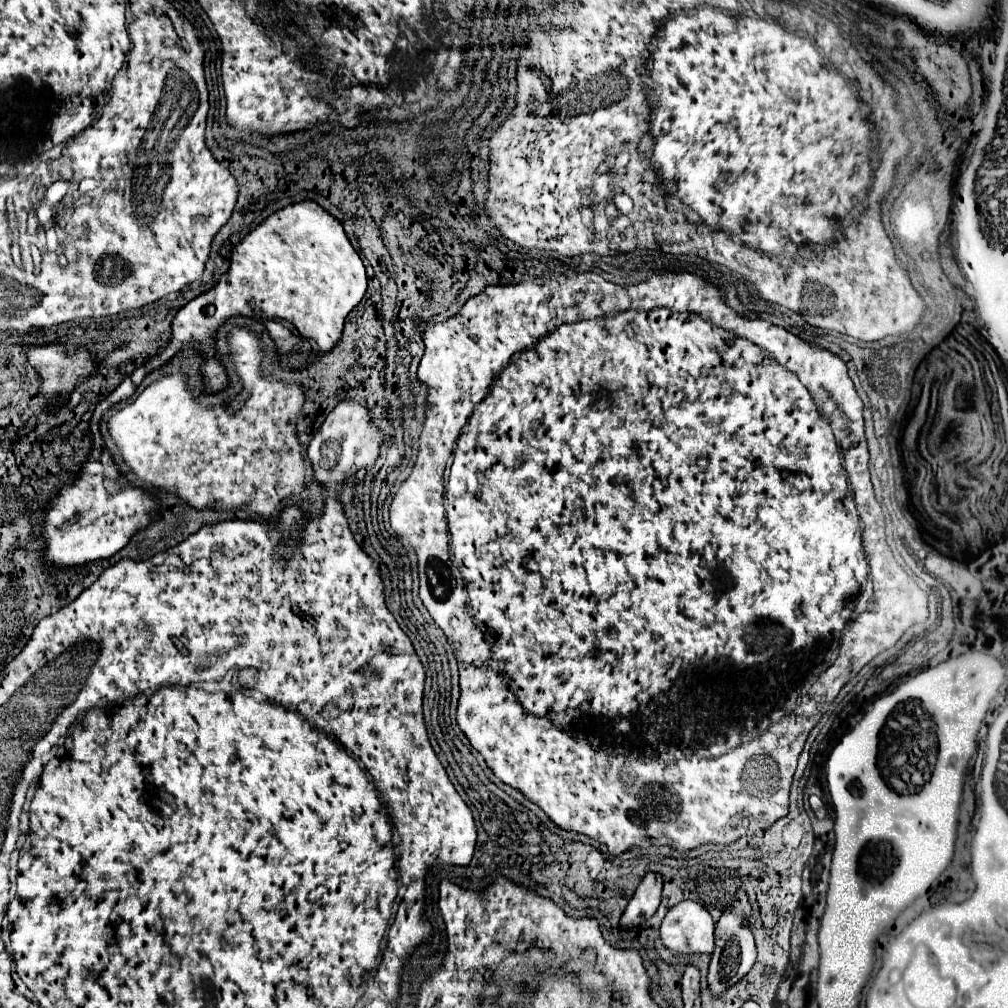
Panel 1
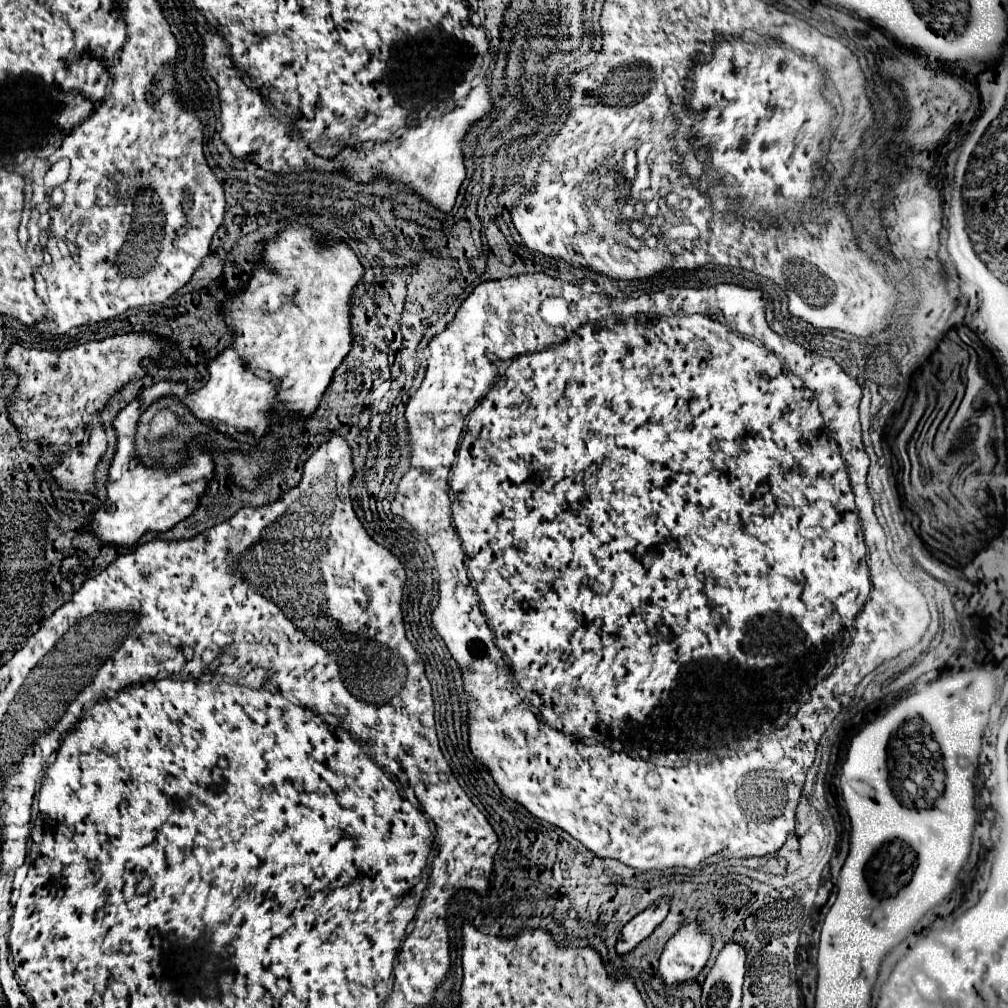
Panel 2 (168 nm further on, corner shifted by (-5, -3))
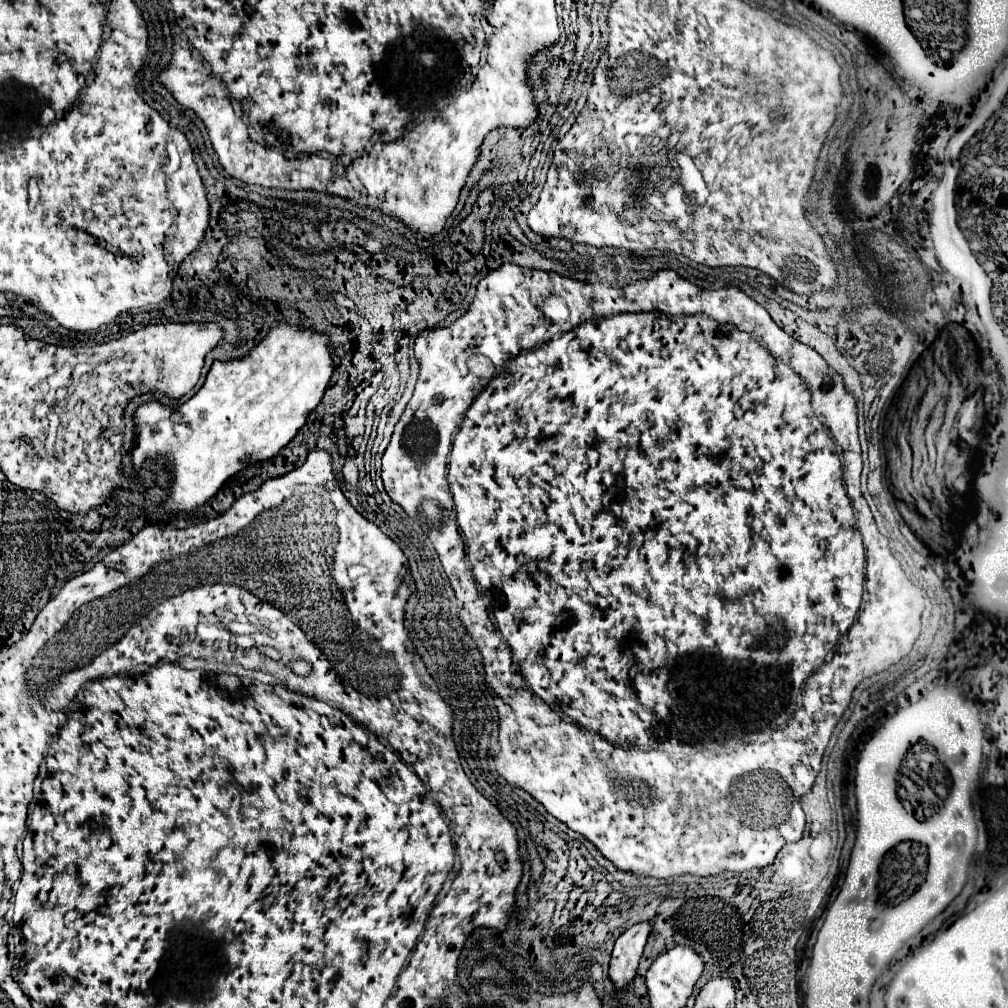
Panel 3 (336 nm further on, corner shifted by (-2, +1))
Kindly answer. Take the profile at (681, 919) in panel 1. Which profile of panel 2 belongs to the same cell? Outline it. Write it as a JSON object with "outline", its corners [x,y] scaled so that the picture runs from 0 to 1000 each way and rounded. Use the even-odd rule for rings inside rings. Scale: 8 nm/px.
{"outline":[[[679,918],[661,936],[655,949],[653,967],[661,979],[673,979],[683,971],[690,971],[698,961],[706,941],[706,930],[692,918]]]}

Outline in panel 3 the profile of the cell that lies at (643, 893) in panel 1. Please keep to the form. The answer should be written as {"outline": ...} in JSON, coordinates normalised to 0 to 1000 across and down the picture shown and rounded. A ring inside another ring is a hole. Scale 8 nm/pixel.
{"outline":[[[636,914],[612,930],[610,941],[606,947],[606,957],[604,957],[604,969],[606,973],[610,973],[612,981],[618,981],[630,969],[630,963],[646,922],[648,918],[644,914]]]}

